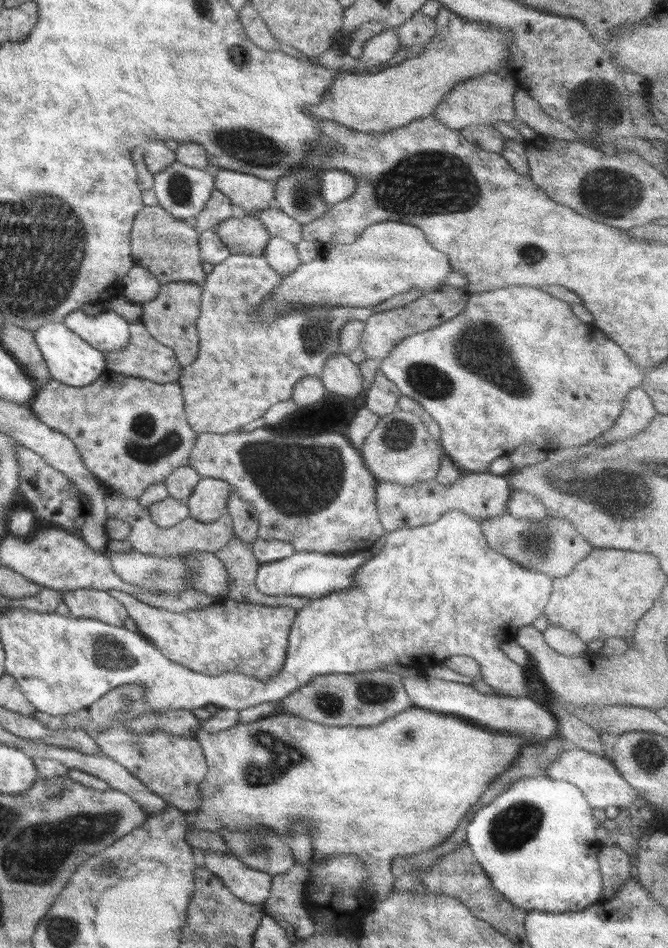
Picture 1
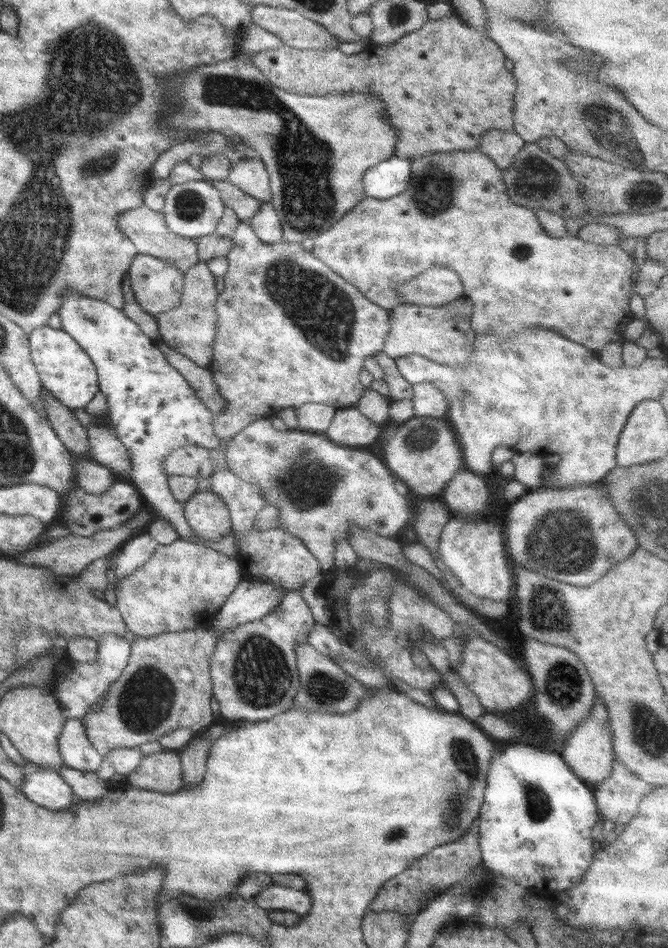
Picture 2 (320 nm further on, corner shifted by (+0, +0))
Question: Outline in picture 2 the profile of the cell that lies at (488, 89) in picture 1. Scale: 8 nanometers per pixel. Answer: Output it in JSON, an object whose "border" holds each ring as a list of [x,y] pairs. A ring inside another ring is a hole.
{"border":[[[456,14],[438,20],[429,20],[422,28],[405,34],[395,44],[378,46],[370,43],[370,64],[368,72],[362,76],[362,51],[346,55],[340,48],[327,51],[302,50],[282,45],[278,48],[244,53],[242,46],[234,57],[245,58],[255,66],[266,80],[278,88],[296,95],[326,96],[350,95],[352,92],[372,95],[384,102],[390,125],[398,131],[395,151],[403,154],[405,159],[422,157],[433,152],[470,151],[477,148],[482,136],[491,129],[513,131],[513,99],[516,92],[516,81],[512,71],[505,67],[505,54],[500,45],[488,35],[470,28]]]}

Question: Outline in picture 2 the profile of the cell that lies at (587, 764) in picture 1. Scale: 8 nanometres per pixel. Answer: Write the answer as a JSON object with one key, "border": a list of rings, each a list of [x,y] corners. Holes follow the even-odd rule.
{"border":[[[597,697],[590,715],[573,730],[569,738],[562,743],[561,757],[571,771],[578,775],[588,786],[597,787],[600,782],[612,774],[615,752],[613,751],[613,736],[609,728],[609,716],[606,705]]]}

